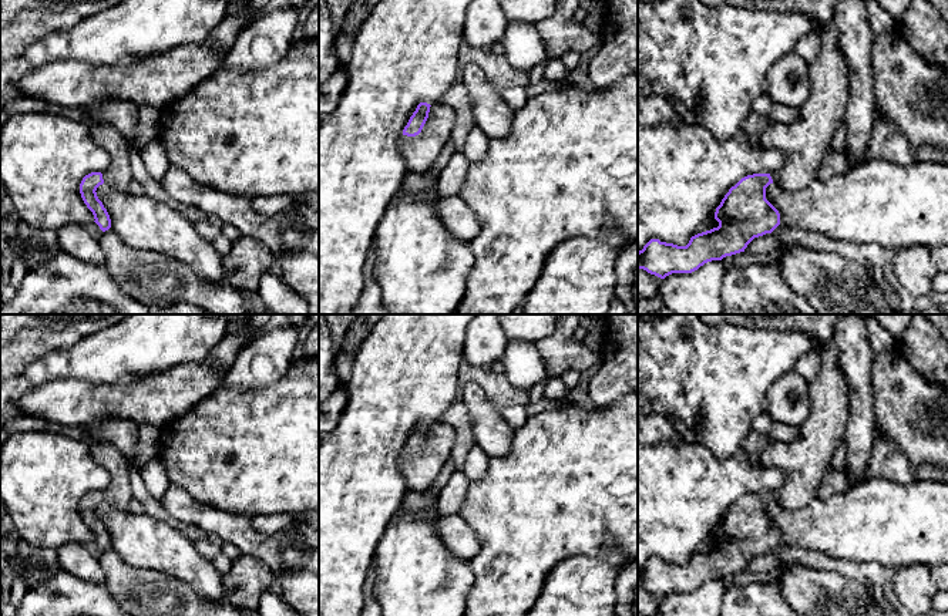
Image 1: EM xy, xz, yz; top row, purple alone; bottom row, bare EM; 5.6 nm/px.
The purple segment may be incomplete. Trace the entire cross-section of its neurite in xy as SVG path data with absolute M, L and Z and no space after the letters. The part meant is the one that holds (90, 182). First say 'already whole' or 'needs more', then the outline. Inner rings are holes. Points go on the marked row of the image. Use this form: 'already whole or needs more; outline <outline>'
needs more; outline M97 122L90 127L90 132L94 142L110 155L110 165L102 174L91 172L85 175L80 184L80 193L93 212L94 222L105 232L111 228L111 219L95 191L102 184L114 189L128 191L134 181L130 165L130 147L132 144L110 124Z

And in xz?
needs more; outline M444 101L417 105L400 139L400 151L410 172L424 174L434 166L450 139L455 115L453 107Z

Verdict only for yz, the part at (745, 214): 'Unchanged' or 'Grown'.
Grown

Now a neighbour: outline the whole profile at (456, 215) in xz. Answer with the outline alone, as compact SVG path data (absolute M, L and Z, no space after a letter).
M458 195L441 198L434 211L451 236L470 240L481 230L480 221Z

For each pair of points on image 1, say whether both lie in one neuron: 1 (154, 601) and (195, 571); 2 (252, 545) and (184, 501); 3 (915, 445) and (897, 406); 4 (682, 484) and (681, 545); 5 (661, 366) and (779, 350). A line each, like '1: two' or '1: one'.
1: two
2: one
3: one
4: one
5: one

